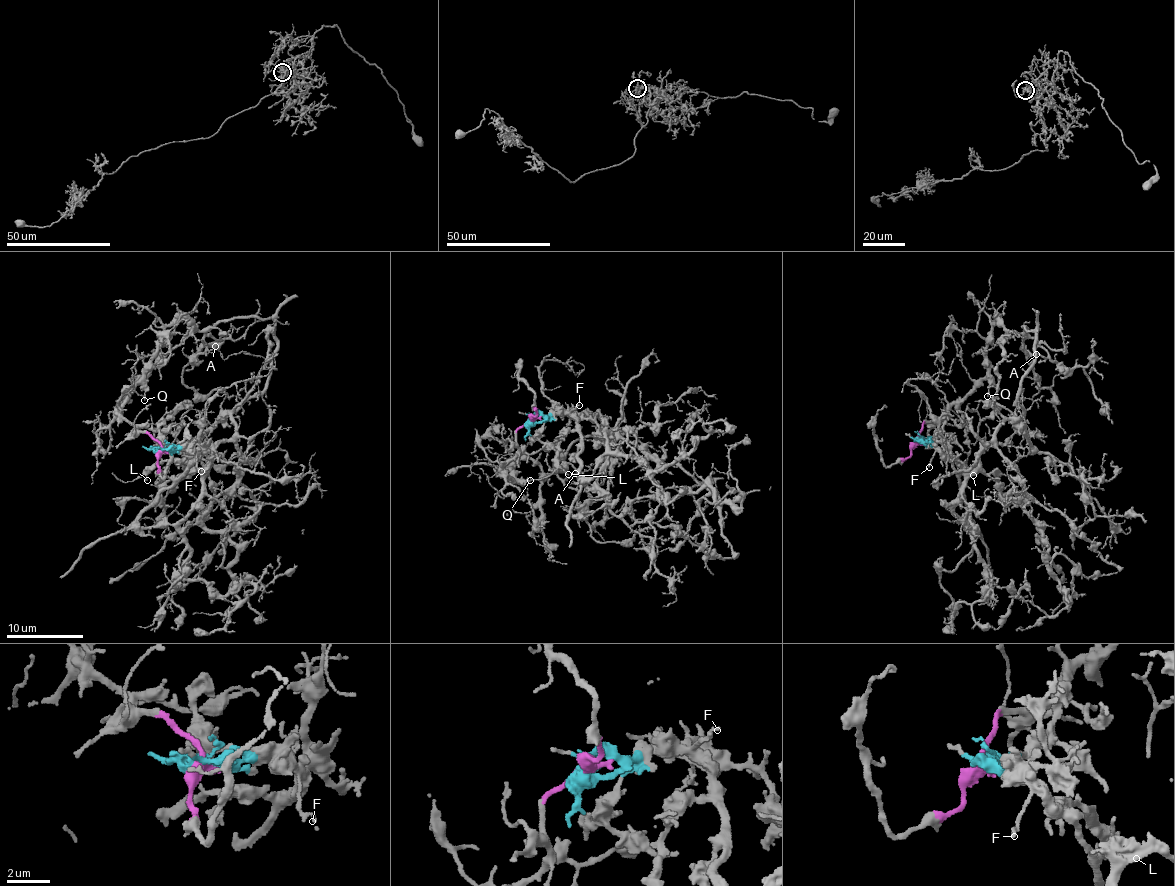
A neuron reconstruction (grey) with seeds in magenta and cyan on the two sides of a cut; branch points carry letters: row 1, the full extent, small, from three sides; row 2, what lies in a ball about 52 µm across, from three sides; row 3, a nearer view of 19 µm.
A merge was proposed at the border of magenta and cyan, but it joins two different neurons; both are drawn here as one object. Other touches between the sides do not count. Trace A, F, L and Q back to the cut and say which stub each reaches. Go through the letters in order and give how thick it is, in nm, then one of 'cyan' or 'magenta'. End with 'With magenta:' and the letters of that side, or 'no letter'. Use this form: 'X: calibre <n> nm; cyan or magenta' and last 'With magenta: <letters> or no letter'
A: calibre 130 nm; magenta
F: calibre 190 nm; cyan
L: calibre 130 nm; cyan
Q: calibre 120 nm; magenta
With magenta: A, Q

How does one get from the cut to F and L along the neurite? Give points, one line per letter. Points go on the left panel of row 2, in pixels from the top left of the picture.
F: (159, 450), (192, 450), (196, 454), (195, 465), (202, 471)
L: (159, 450), (193, 450), (195, 457), (161, 461), (150, 468), (147, 480)

